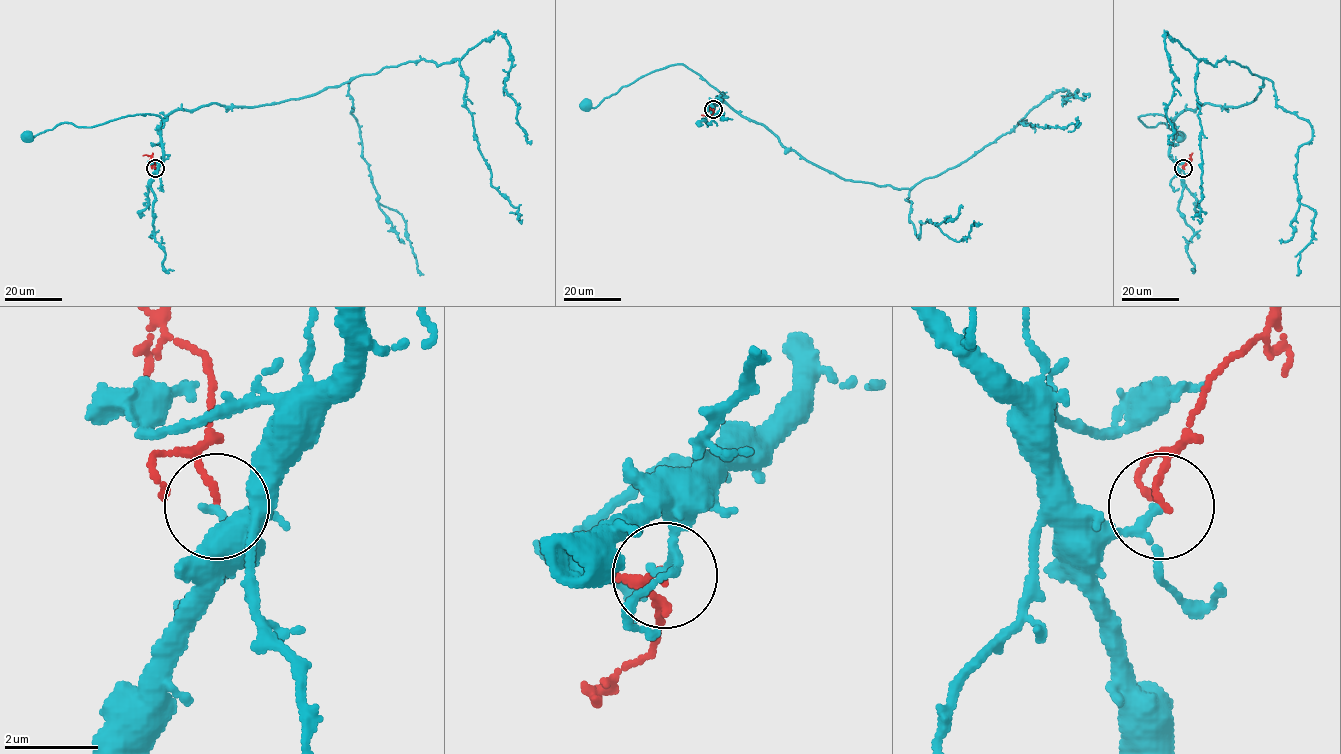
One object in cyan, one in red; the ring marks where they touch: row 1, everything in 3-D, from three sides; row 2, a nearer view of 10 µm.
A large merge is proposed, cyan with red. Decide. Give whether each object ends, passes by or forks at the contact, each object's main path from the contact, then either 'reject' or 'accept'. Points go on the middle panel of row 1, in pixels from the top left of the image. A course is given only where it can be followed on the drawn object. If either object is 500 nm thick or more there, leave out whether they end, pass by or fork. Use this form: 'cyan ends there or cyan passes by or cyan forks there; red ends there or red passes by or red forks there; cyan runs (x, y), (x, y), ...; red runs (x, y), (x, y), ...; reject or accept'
cyan passes by; red ends there; cyan runs (714, 109), (722, 94), (719, 100), (717, 89), (683, 64), (649, 72), (596, 107), (588, 105); red runs (714, 109), (711, 115), (701, 115); reject

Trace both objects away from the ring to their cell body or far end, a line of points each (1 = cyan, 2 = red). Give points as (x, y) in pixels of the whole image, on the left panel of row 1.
1: (155, 169), (163, 159), (162, 120), (158, 116), (141, 113), (91, 127), (64, 122), (29, 136)
2: (155, 169), (153, 159), (143, 155)

